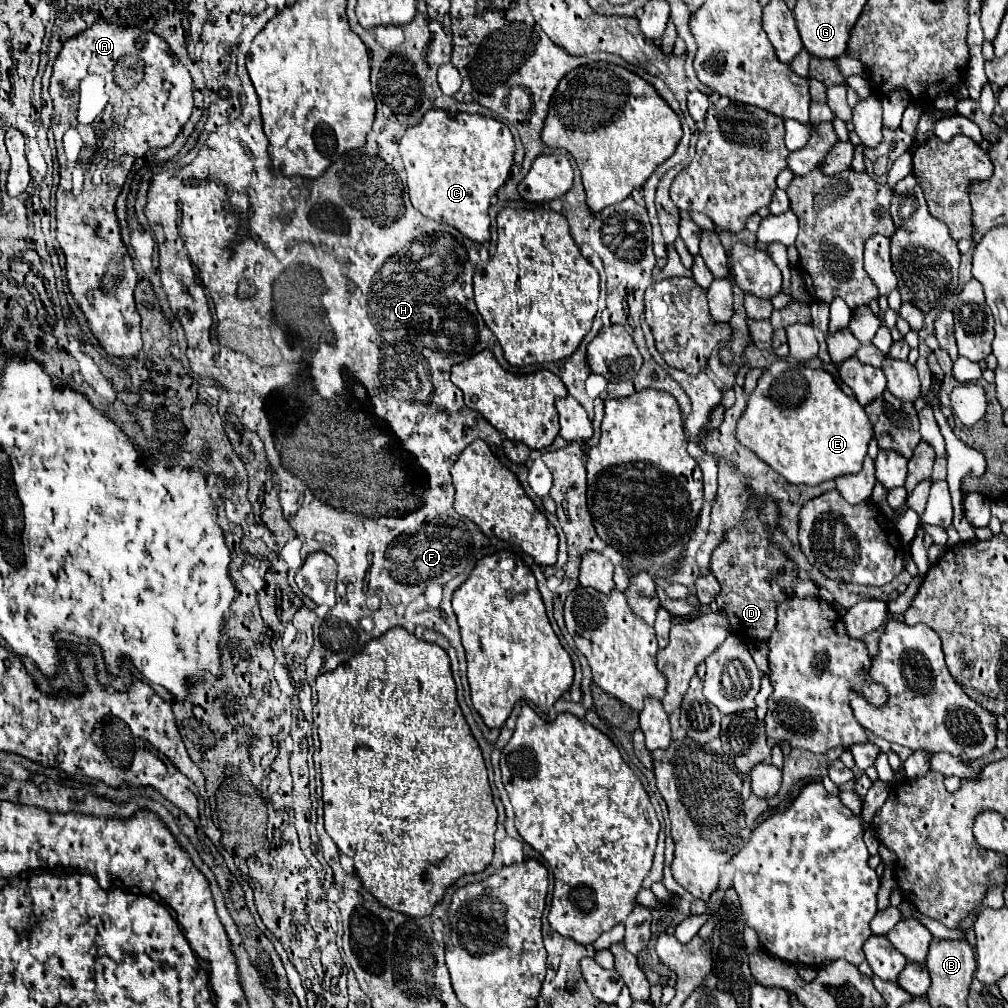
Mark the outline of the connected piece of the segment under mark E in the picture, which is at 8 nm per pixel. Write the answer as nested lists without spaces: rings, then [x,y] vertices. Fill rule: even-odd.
[[[775,361],[759,379],[749,397],[747,409],[737,423],[737,439],[763,459],[771,469],[795,485],[819,485],[841,475],[859,473],[867,455],[867,445],[873,437],[873,425],[863,407],[843,393],[833,375],[825,369],[811,369],[805,365],[791,365]]]

